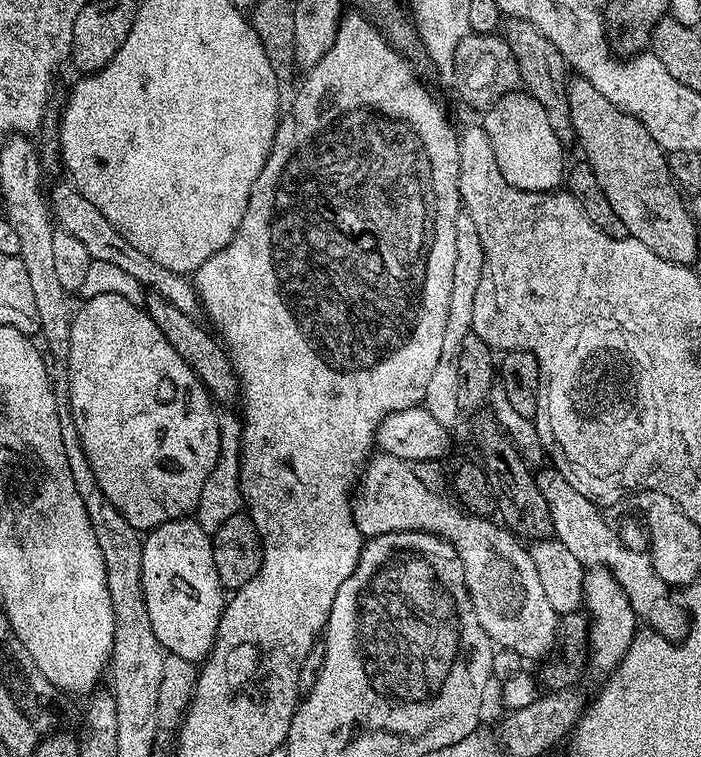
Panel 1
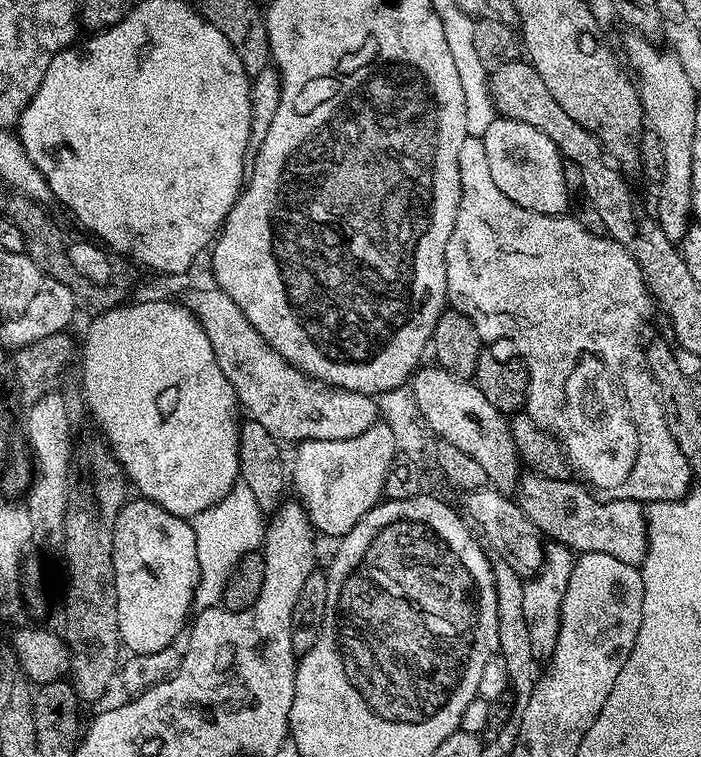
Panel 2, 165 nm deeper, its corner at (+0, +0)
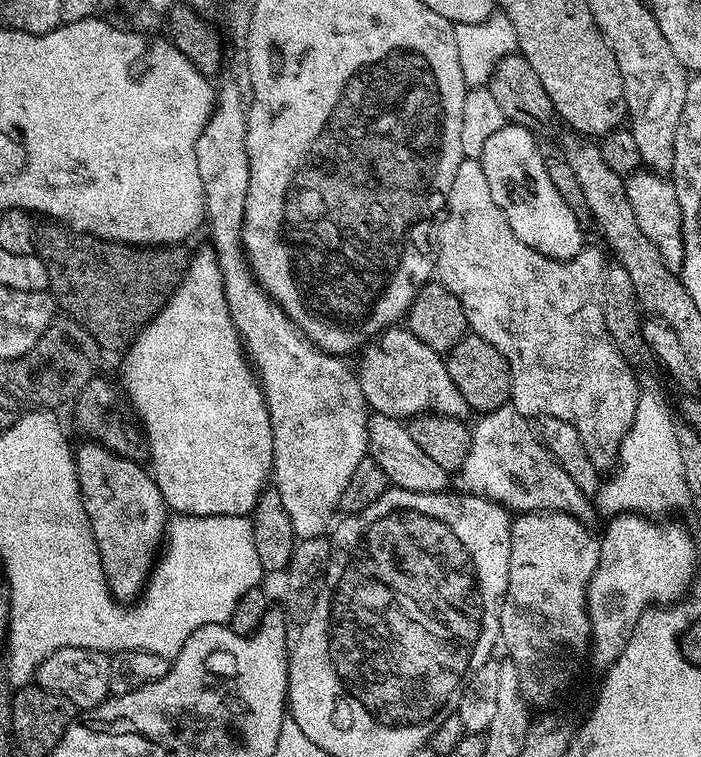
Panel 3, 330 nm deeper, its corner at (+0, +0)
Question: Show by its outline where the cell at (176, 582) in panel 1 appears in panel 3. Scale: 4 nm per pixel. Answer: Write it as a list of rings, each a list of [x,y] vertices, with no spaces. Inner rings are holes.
[[[84,442],[75,449],[75,463],[78,468],[81,500],[85,506],[86,518],[92,527],[94,540],[101,555],[102,566],[108,579],[109,589],[120,602],[132,602],[143,593],[149,575],[158,559],[162,541],[170,519],[170,509],[164,503],[152,473],[143,464],[123,460],[109,448],[95,442]]]

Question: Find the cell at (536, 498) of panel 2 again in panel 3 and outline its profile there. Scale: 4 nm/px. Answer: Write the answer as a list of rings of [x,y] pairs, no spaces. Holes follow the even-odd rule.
[[[509,402],[493,412],[483,413],[477,420],[480,421],[471,425],[472,441],[466,462],[458,470],[463,487],[471,495],[486,496],[512,514],[565,512],[575,520],[591,521],[594,508],[589,496],[582,494],[578,482],[558,466],[550,450],[536,437],[529,417]]]

